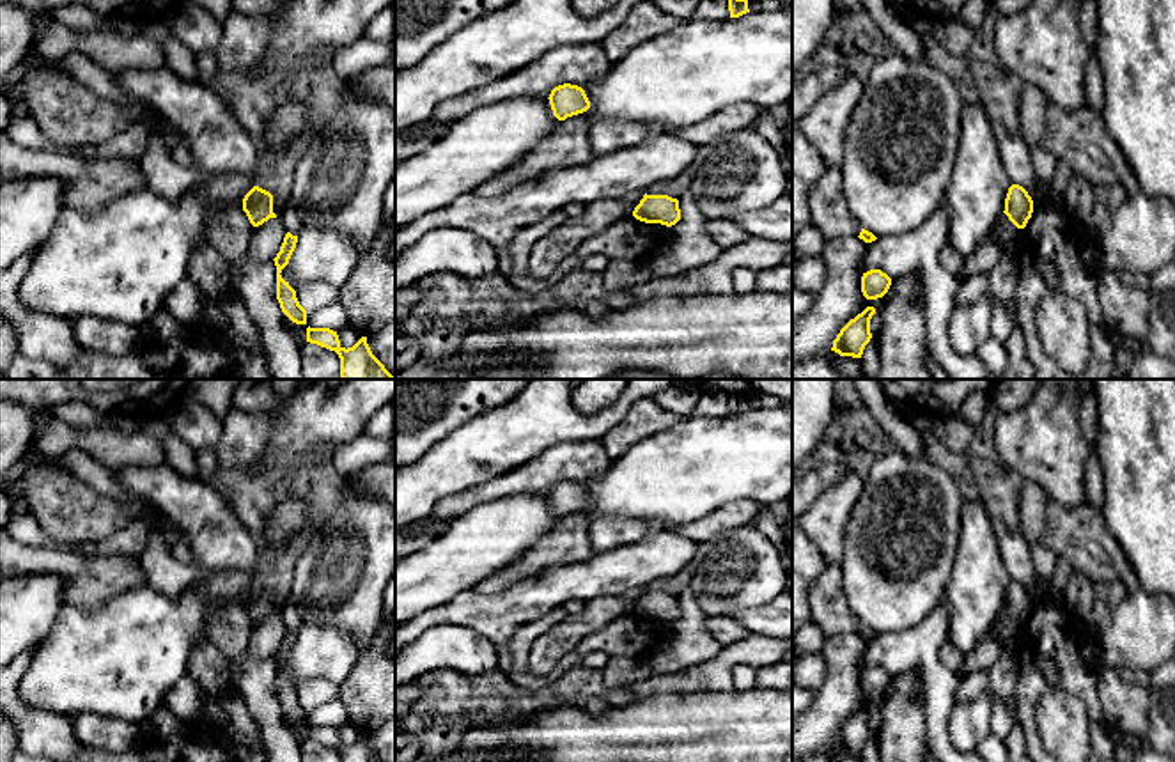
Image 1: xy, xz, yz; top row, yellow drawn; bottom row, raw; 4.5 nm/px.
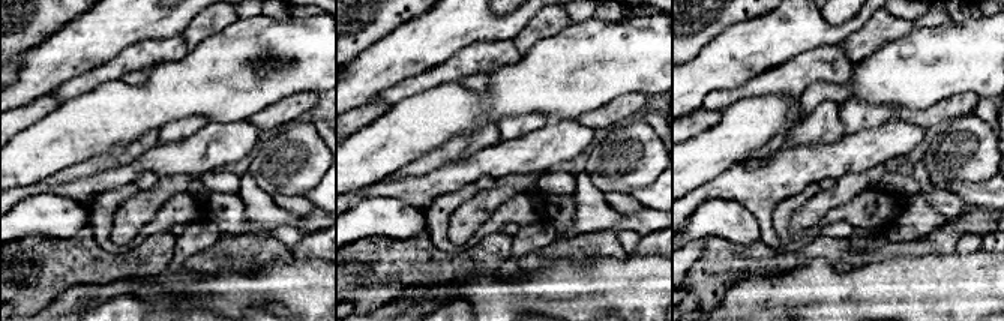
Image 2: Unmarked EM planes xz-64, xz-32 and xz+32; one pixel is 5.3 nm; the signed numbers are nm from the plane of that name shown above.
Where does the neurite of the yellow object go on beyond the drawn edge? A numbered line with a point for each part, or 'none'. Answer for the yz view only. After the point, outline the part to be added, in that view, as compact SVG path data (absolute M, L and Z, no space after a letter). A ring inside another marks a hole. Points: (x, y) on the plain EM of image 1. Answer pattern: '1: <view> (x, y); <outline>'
none

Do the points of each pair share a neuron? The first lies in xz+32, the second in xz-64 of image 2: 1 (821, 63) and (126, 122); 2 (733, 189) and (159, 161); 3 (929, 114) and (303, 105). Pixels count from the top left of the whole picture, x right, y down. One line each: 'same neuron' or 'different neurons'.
1: different neurons
2: same neuron
3: same neuron

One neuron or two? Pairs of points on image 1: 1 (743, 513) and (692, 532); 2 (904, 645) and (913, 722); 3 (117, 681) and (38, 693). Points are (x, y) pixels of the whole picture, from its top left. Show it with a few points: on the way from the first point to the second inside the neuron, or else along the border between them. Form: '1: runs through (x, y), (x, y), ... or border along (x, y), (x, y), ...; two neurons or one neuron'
1: runs through (731, 516), (704, 530); one neuron
2: border along (892, 676), (918, 672), (925, 709); two neurons
3: runs through (98, 681), (57, 681); one neuron

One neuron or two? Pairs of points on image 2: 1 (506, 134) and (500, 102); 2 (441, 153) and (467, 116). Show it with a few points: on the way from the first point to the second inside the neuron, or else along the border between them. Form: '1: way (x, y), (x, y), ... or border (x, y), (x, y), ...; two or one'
1: border (538, 111), (506, 116), (497, 125); two
2: border (485, 125), (468, 134), (450, 138), (422, 158); two

